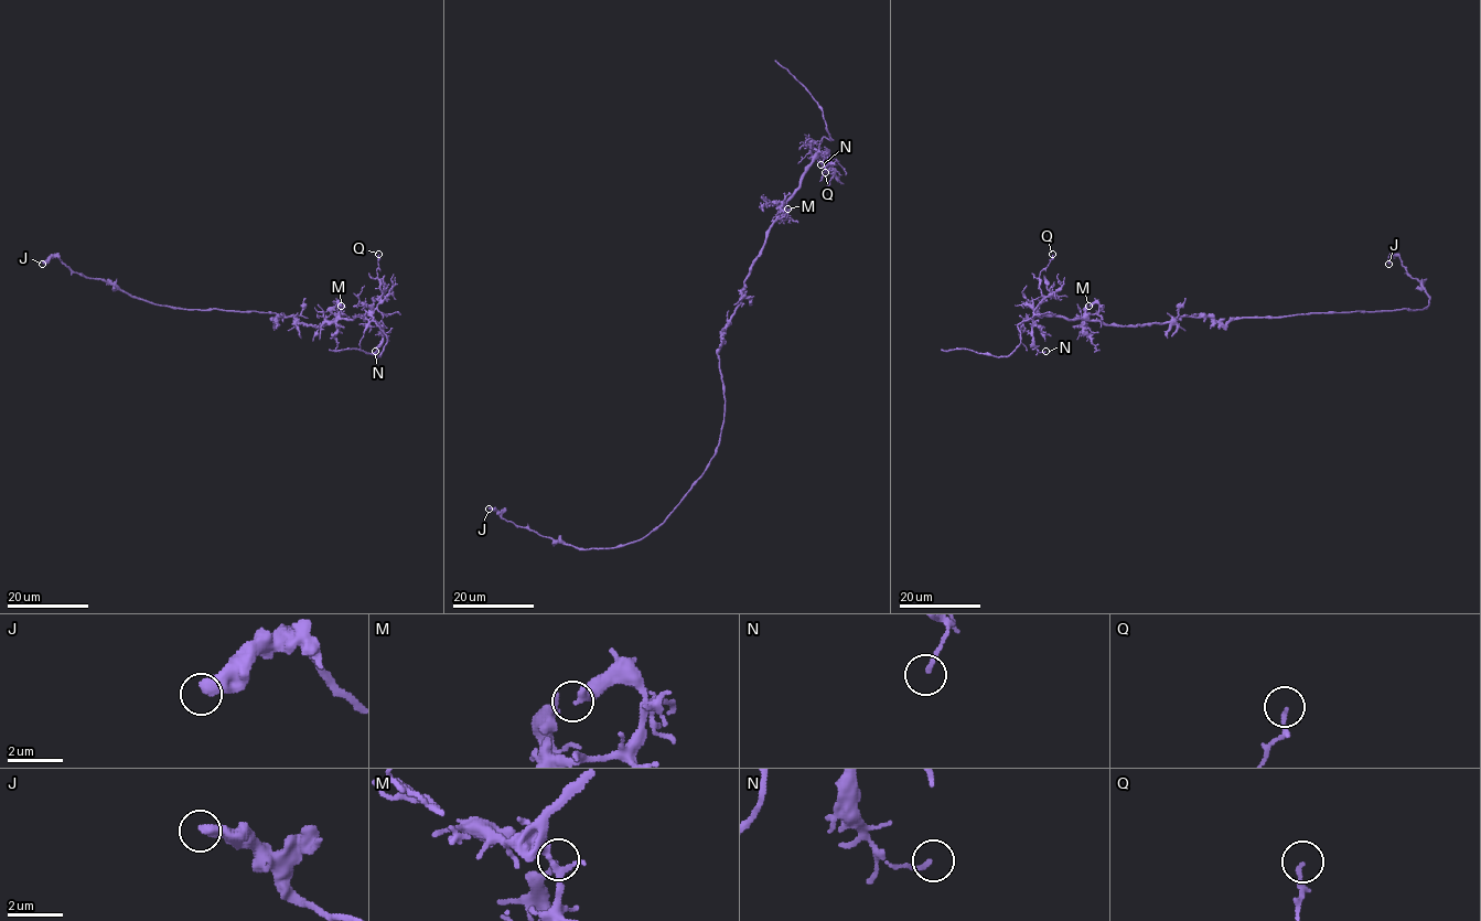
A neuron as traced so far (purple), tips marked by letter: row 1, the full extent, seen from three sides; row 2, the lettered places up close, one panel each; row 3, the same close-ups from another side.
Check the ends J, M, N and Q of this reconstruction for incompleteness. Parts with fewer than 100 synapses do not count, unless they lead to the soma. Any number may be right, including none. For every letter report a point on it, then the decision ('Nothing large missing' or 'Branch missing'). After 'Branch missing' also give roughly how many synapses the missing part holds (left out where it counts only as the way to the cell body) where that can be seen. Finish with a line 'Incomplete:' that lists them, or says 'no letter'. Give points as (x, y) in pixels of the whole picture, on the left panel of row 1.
J: Place: (42, 264). Nothing large missing
M: Place: (341, 306). Nothing large missing
N: Place: (375, 351). Nothing large missing
Q: Place: (378, 254). Nothing large missing
Incomplete: no letter

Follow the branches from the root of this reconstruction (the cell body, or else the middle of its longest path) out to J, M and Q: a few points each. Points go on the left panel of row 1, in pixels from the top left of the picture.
J: (274, 317), (279, 316), (156, 304), (102, 279), (73, 272), (56, 255), (42, 264)
M: (274, 317), (276, 324), (280, 317), (293, 317), (298, 323), (324, 325), (341, 314), (341, 306)
Q: (274, 317), (276, 324), (280, 317), (293, 317), (298, 323), (324, 325), (366, 316), (381, 300), (378, 254)

